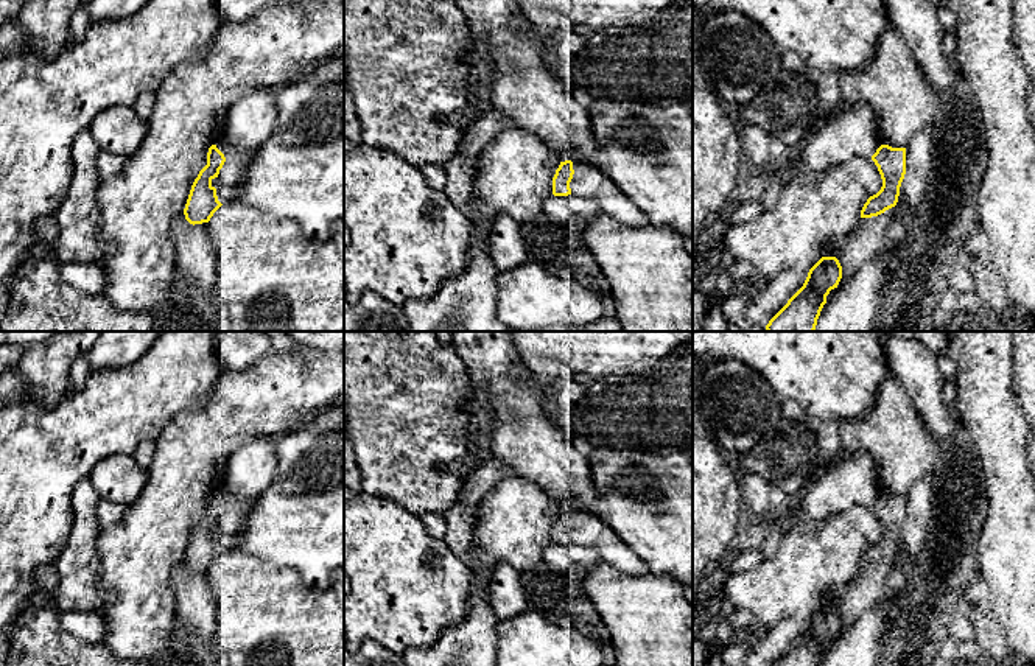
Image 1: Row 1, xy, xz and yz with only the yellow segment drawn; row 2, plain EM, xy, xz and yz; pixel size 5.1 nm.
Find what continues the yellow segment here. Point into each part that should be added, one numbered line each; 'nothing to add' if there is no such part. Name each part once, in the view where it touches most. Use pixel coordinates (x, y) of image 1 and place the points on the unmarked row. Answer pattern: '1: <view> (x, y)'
1: xy (231, 523)

